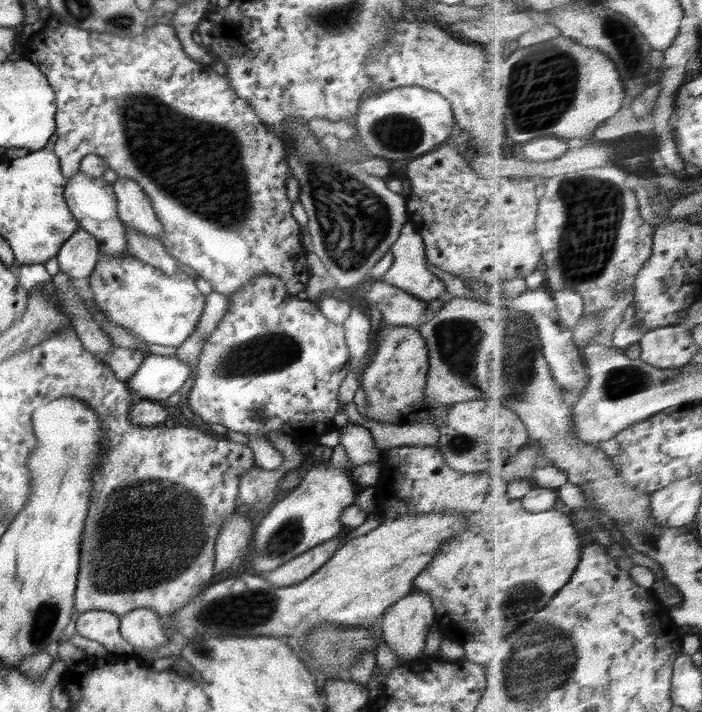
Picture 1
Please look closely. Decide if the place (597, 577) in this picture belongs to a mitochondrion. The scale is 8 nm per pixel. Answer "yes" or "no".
no

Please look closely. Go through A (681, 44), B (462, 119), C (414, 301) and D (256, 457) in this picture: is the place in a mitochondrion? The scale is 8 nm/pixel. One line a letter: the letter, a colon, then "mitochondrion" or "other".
A: other
B: other
C: other
D: other

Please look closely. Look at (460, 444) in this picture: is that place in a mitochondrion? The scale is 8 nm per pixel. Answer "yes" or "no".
yes

